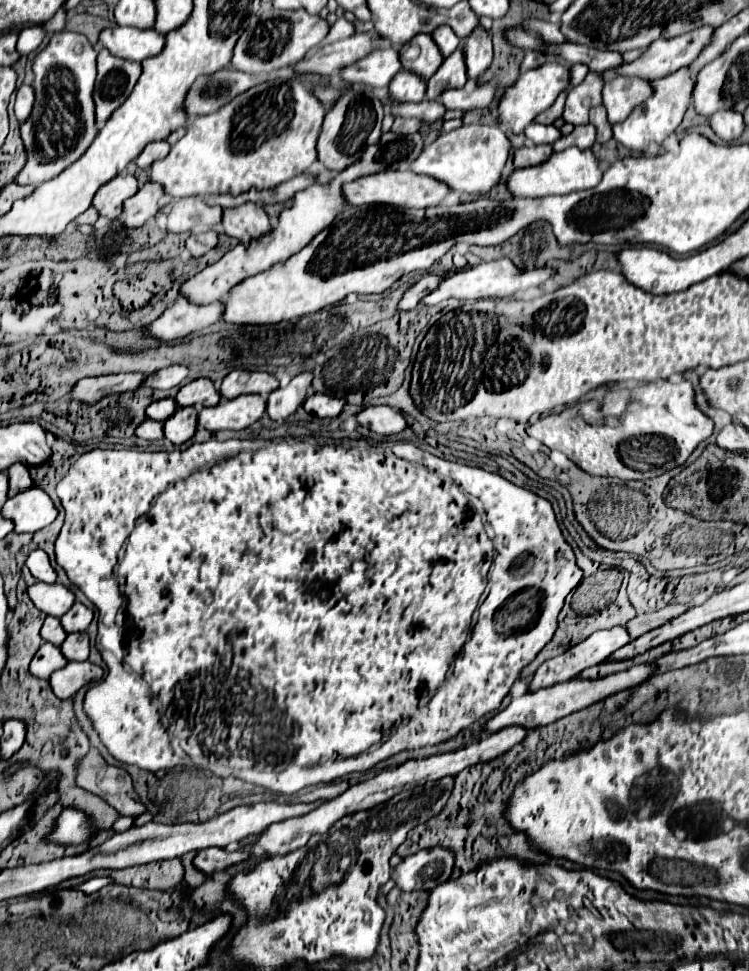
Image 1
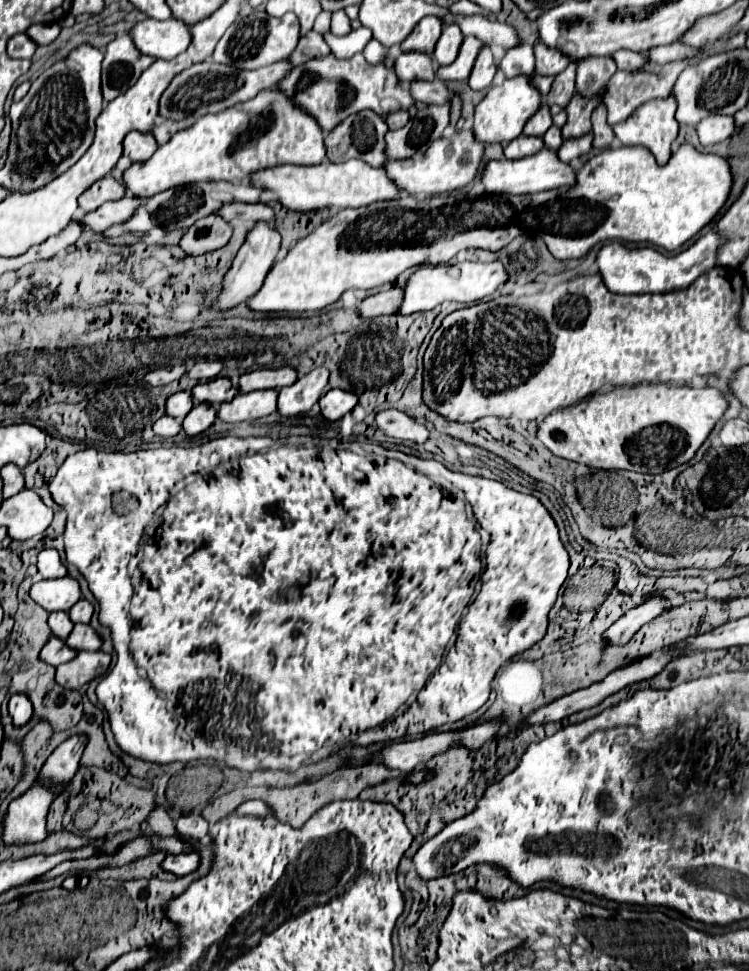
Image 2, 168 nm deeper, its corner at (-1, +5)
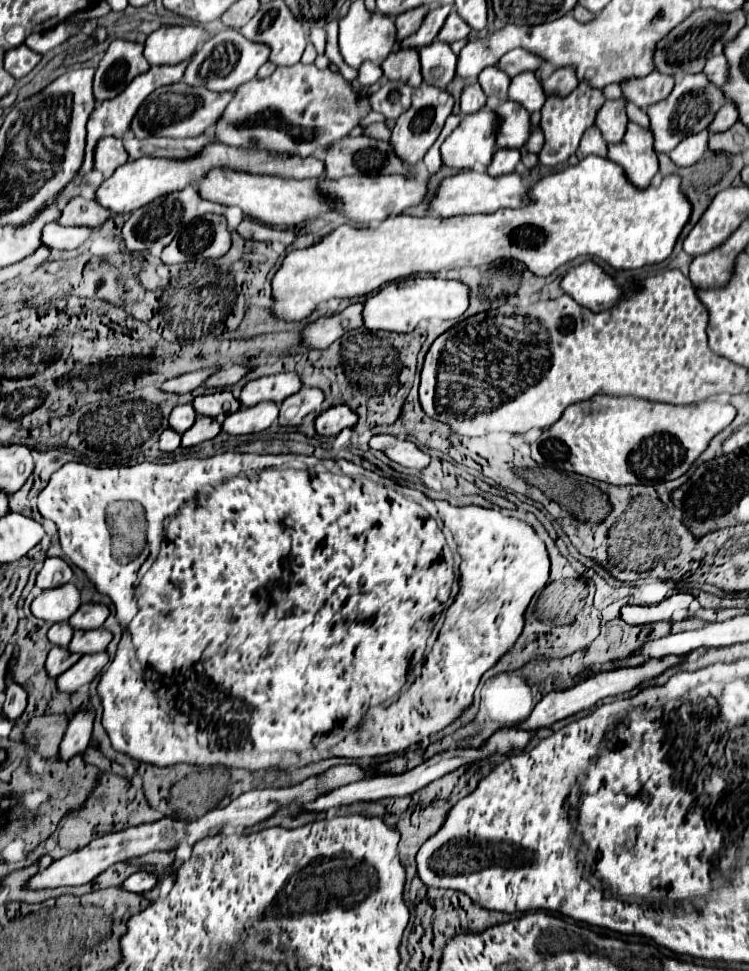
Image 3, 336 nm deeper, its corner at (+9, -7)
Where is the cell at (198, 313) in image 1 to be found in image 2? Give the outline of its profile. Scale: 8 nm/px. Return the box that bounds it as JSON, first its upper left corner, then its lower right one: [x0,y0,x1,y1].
[208,221,280,311]

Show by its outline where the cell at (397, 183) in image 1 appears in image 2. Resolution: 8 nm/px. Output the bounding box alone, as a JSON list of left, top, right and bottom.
[252,159,404,211]

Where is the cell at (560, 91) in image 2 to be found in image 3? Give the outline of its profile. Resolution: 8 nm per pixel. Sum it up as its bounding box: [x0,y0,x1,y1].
[544,67,578,95]

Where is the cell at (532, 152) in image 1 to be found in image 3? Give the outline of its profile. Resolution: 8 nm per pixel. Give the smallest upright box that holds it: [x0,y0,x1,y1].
[488,149,520,177]

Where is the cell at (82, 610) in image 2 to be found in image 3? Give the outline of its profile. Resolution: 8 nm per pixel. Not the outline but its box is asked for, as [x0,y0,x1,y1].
[68,603,110,629]

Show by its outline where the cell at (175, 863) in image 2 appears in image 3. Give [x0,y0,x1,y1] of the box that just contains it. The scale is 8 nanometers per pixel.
[122,871,156,893]

